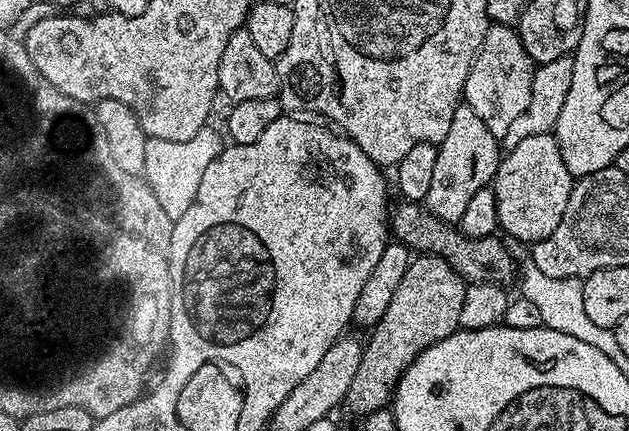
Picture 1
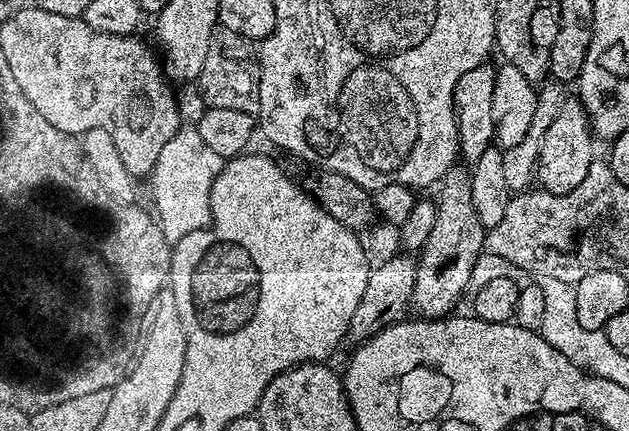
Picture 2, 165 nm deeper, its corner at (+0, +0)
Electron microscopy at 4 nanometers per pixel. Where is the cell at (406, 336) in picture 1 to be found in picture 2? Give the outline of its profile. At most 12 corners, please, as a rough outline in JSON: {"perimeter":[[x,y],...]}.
{"perimeter":[[457,162],[435,197],[411,307],[443,318],[468,292],[486,248]]}

